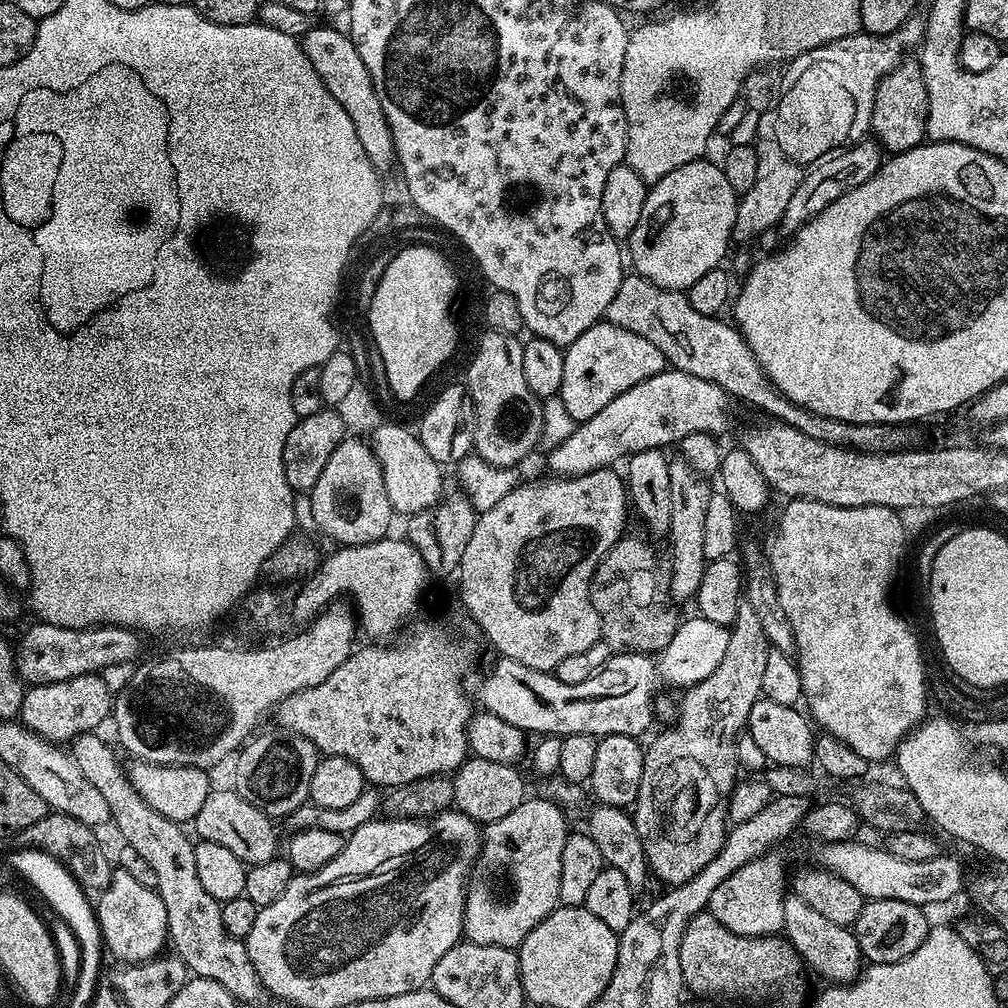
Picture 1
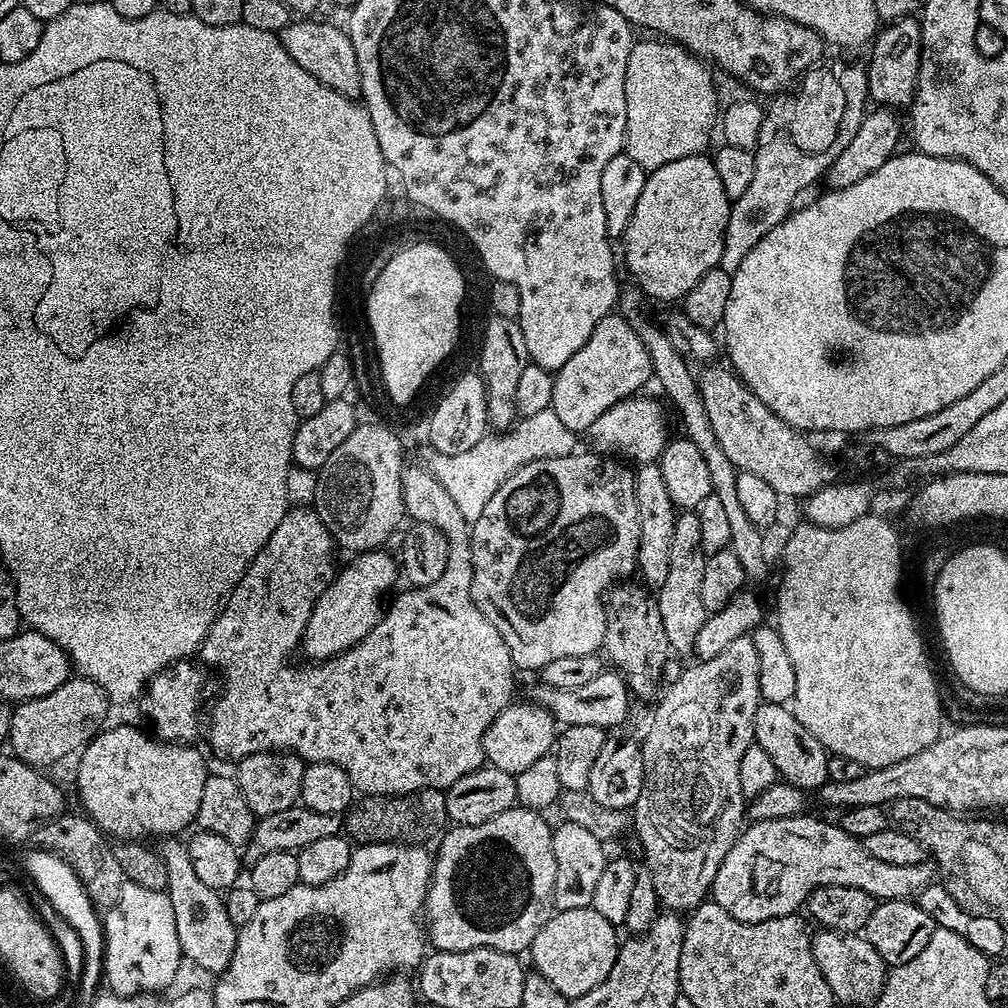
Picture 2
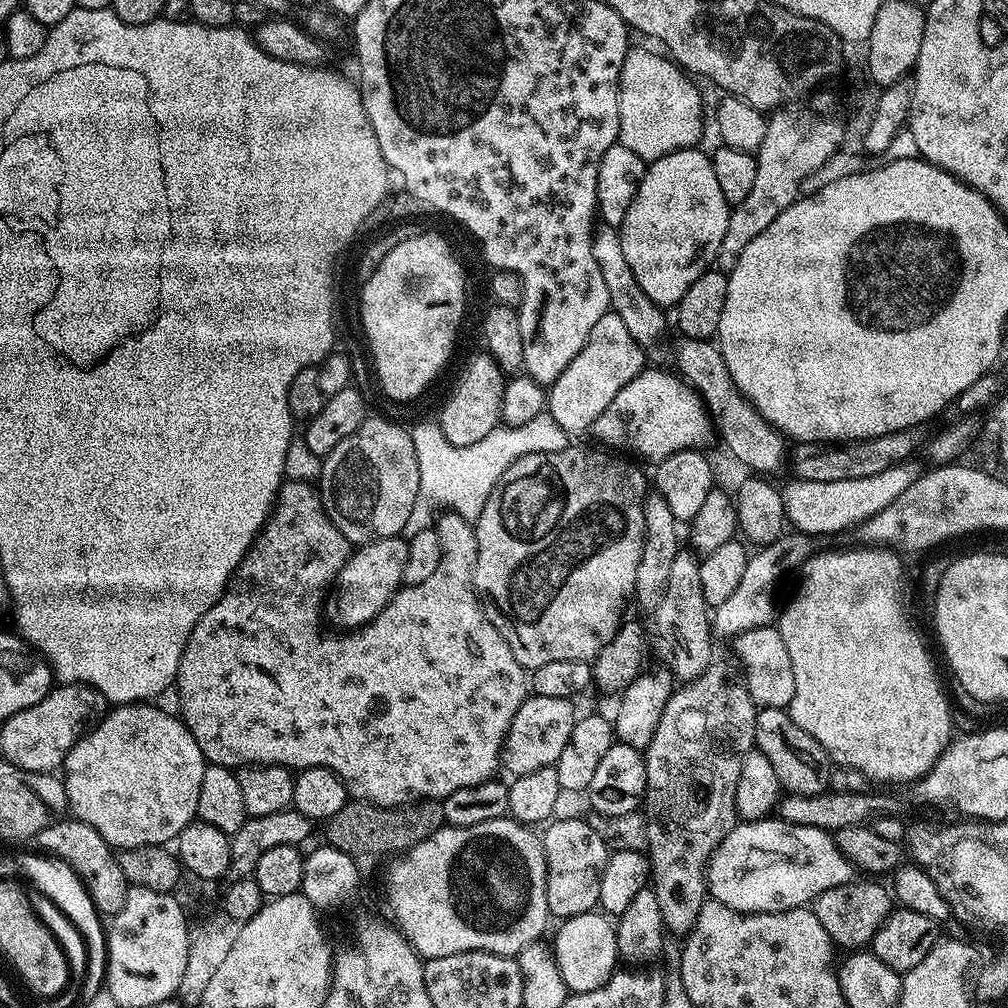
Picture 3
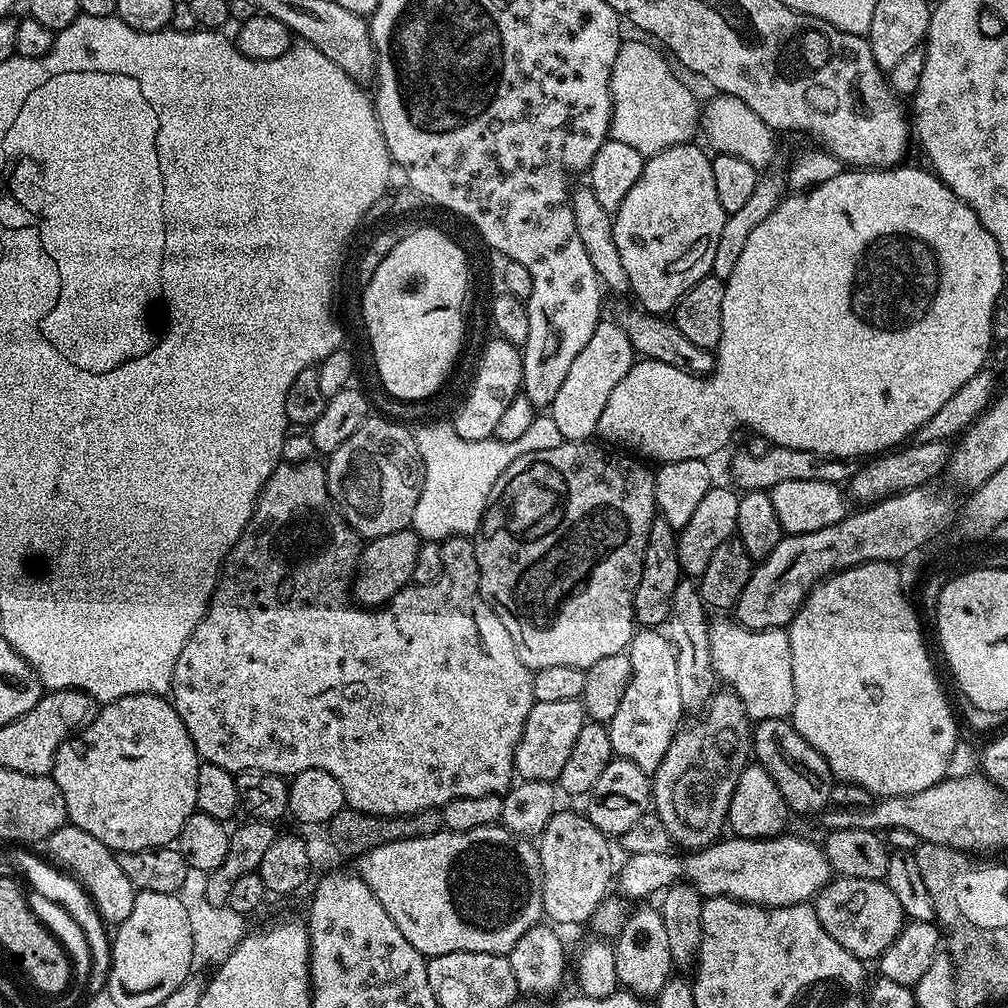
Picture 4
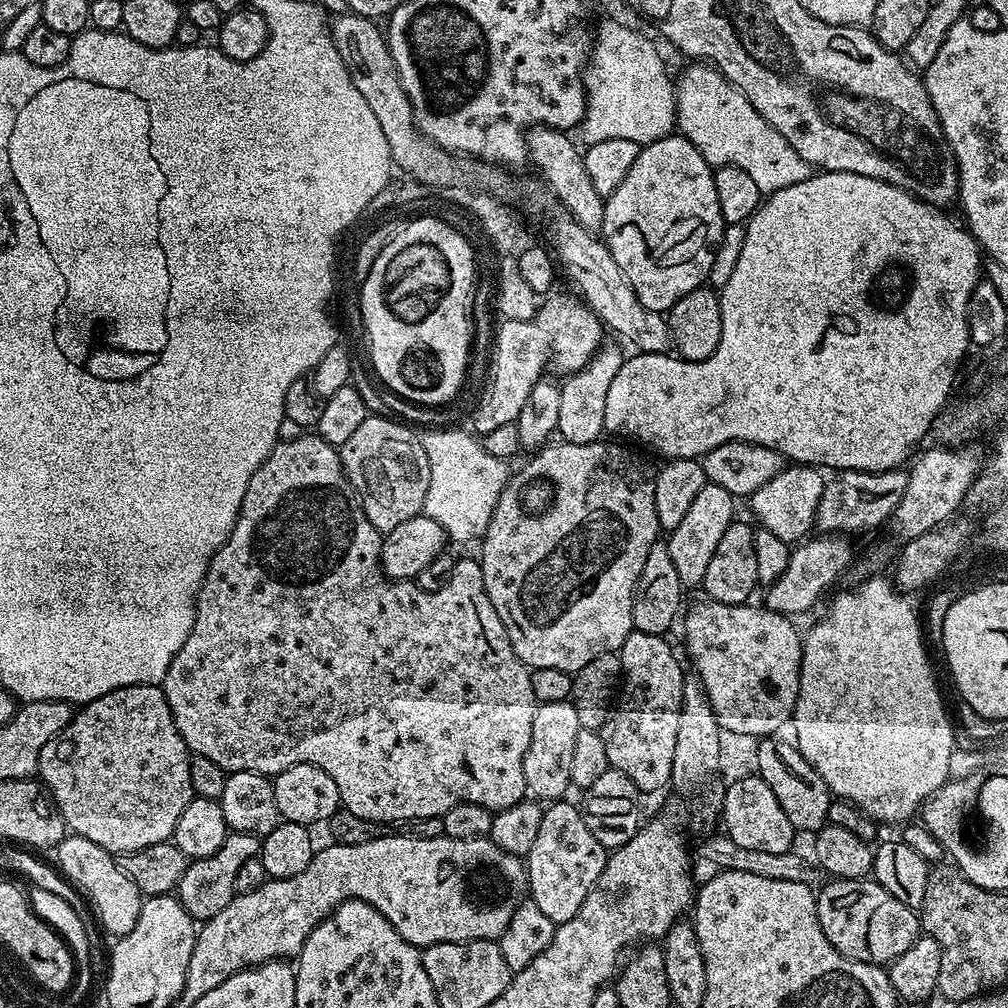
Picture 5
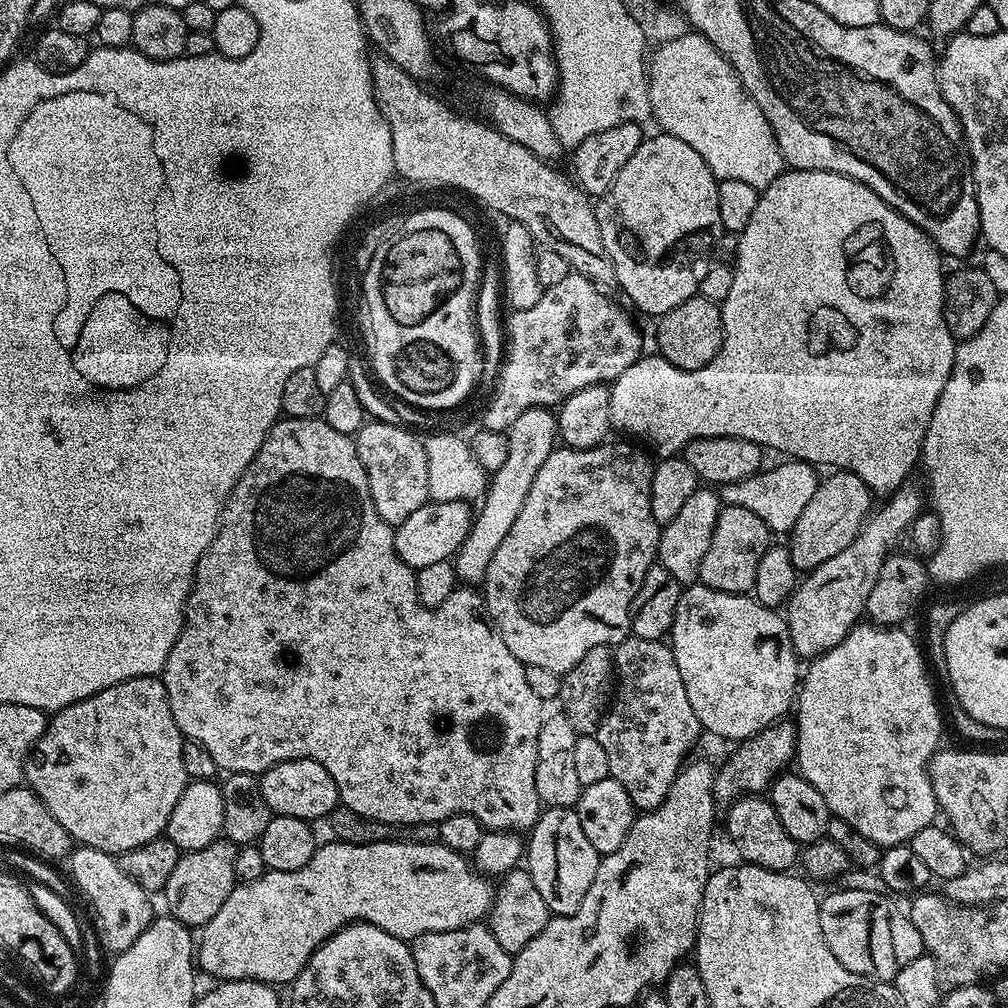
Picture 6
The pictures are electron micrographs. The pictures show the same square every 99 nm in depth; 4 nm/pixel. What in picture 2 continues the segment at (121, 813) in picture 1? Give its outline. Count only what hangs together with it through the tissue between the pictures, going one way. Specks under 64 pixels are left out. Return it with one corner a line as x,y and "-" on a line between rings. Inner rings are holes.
176,838
165,839
159,854
166,866
166,891
170,906
174,906
174,926
178,930
180,951
185,961
193,960
202,971
219,974
230,966
238,928
230,922
230,914
226,914
223,895
198,879
198,873
190,863
187,843
180,841
179,844
178,841

